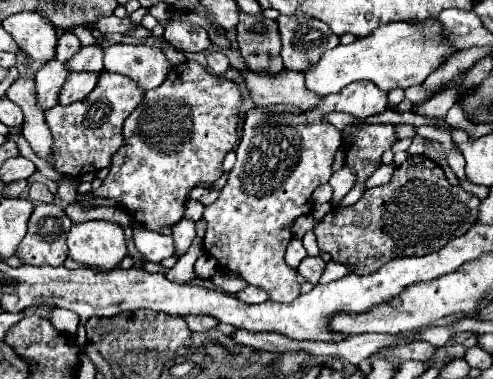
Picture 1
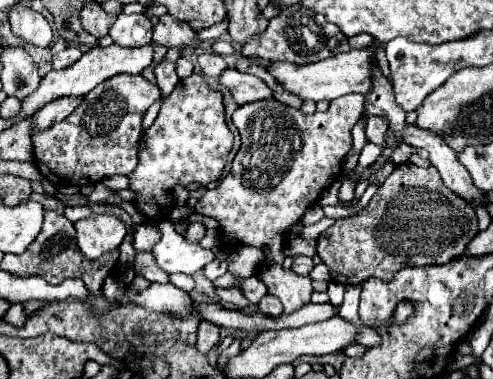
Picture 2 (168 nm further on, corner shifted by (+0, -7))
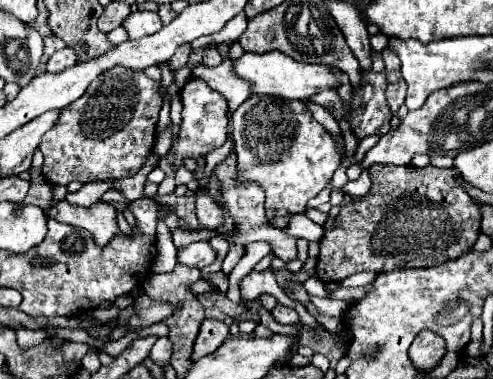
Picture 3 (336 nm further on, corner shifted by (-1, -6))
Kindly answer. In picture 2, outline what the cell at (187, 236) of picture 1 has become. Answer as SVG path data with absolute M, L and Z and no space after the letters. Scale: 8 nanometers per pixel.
M189 223L183 237L185 237L189 243L199 243L199 241L203 239L203 235L205 235L205 227L203 227L201 223Z

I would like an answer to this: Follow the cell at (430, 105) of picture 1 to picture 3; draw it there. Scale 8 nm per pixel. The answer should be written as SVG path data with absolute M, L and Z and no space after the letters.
M364 170L355 181L348 181L341 189L345 194L353 197L360 197L367 194L371 188L371 180L368 170Z

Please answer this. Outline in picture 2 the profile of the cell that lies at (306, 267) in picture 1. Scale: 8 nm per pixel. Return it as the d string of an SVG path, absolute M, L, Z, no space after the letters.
M297 255L297 257L295 257L293 271L295 271L297 275L307 277L307 275L311 273L311 269L313 269L313 267L315 267L315 265L313 265L313 259L311 259L311 257L303 257L303 255Z

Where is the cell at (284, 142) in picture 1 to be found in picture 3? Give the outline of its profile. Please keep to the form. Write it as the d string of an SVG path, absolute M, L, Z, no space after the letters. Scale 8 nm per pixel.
M252 94L234 114L232 114L232 138L234 150L238 156L240 178L258 182L266 190L266 208L270 210L286 210L286 212L304 212L306 202L314 198L336 172L342 156L336 150L334 138L326 132L326 128L316 122L306 108L304 102L284 100L284 98L268 98Z

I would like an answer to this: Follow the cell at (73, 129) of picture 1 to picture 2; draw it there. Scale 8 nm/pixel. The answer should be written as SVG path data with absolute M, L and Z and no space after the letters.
M115 75L85 95L81 105L61 123L33 135L35 163L55 185L95 185L109 175L129 175L137 165L141 119L161 97L157 85L141 75Z

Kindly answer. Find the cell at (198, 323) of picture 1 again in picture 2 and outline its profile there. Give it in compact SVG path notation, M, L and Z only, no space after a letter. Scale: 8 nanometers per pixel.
M201 321L199 329L197 329L197 349L201 353L207 353L211 347L215 347L219 341L219 327L215 327L213 323Z

